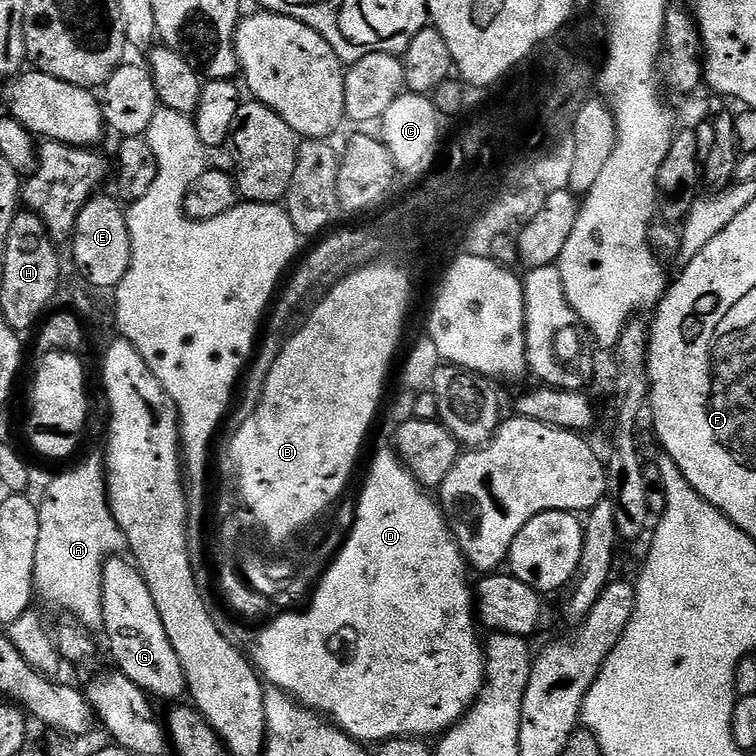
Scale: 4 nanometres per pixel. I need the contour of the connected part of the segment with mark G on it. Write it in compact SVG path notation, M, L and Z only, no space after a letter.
M120 554L110 556L102 570L103 635L108 635L108 648L123 676L157 701L176 700L185 695L188 686L182 662L178 662L178 654L174 654L174 646L166 638L166 626L158 618L158 606L150 598L150 586L146 586L135 563L124 558Z

